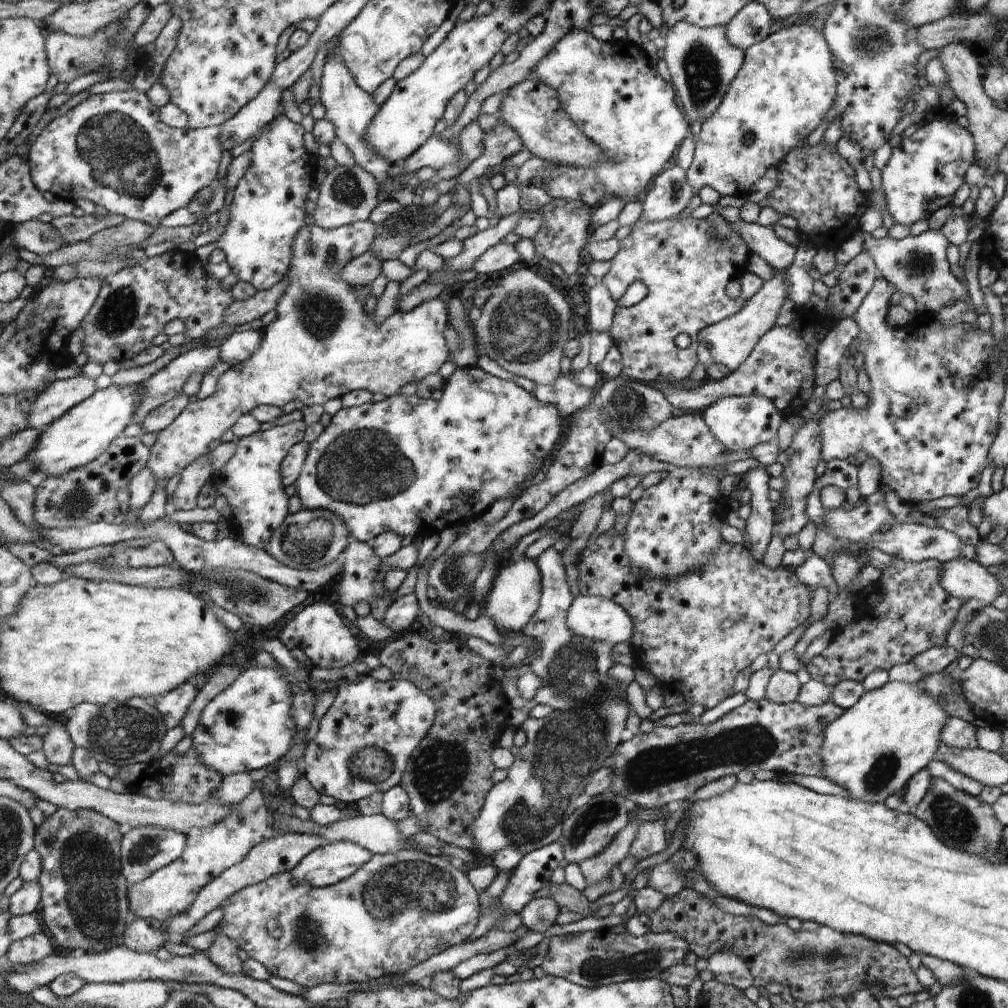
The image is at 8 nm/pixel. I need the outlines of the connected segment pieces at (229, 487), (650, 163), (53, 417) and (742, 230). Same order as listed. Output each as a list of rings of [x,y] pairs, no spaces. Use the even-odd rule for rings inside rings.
[[[294,421],[241,438],[236,454],[223,468],[216,471],[211,479],[218,494],[225,496],[230,502],[233,520],[246,544],[266,550],[272,532],[282,526],[289,515],[289,499],[278,472],[288,451],[303,440],[306,428],[304,421]]]
[[[589,26],[584,30],[574,30],[552,46],[552,50],[532,68],[527,78],[532,82],[552,86],[558,92],[562,110],[572,118],[576,128],[586,138],[590,138],[604,156],[610,158],[592,168],[546,162],[547,170],[542,176],[532,178],[529,184],[540,181],[543,184],[540,188],[544,188],[553,198],[582,201],[593,208],[609,198],[622,198],[624,202],[638,201],[638,194],[656,174],[664,170],[664,164],[674,156],[678,146],[690,134],[690,124],[674,100],[674,88],[654,70],[644,49],[628,39],[602,41],[594,37]]]
[[[82,375],[71,379],[60,379],[47,386],[32,408],[30,426],[36,430],[44,431],[70,413],[71,409],[92,398],[98,390],[98,382]]]
[[[742,219],[738,224],[731,225],[748,248],[766,260],[773,270],[782,272],[792,265],[797,247],[776,237],[773,226],[744,222]]]

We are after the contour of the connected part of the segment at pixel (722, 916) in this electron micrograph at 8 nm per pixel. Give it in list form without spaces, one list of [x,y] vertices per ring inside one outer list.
[[[684,887],[678,894],[667,896],[653,912],[647,914],[655,933],[674,932],[689,944],[689,952],[698,958],[710,958],[716,952],[732,952],[742,958],[752,974],[756,988],[770,982],[788,986],[794,1000],[806,1004],[828,1002],[831,998],[848,1000],[863,986],[880,986],[888,998],[924,991],[908,958],[894,945],[874,942],[857,934],[842,934],[832,927],[821,926],[812,931],[794,932],[784,921],[768,925],[752,915],[734,915],[718,908],[707,896]]]

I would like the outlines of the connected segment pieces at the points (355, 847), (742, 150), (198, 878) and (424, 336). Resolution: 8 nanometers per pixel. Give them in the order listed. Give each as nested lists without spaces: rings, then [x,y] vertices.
[[[332,841],[312,850],[288,872],[296,878],[296,882],[308,882],[314,888],[322,888],[351,877],[373,857],[359,844]]]
[[[794,24],[790,28],[782,28],[772,34],[772,38],[764,38],[752,50],[748,50],[748,66],[740,70],[740,78],[736,78],[736,86],[732,86],[732,94],[724,98],[724,106],[719,106],[706,122],[701,125],[692,164],[686,171],[688,184],[697,192],[701,187],[710,186],[721,195],[738,194],[738,184],[756,184],[764,178],[766,168],[780,164],[786,160],[800,140],[822,122],[824,114],[830,110],[836,98],[836,74],[832,66],[832,54],[822,32],[806,26]]]
[[[254,788],[246,800],[236,805],[236,810],[230,818],[214,826],[198,826],[196,830],[190,830],[188,849],[182,858],[130,888],[130,906],[134,914],[138,914],[140,918],[166,922],[168,918],[188,912],[205,886],[239,862],[244,862],[248,858],[250,848],[278,834],[273,822],[274,818],[265,805],[262,790]]]
[[[370,219],[353,222],[332,230],[324,230],[316,225],[302,226],[292,244],[292,263],[284,278],[288,278],[288,288],[278,300],[277,317],[263,327],[260,348],[242,364],[231,366],[219,380],[216,392],[212,396],[190,403],[190,406],[178,417],[178,420],[159,433],[156,443],[151,447],[150,468],[154,470],[159,484],[166,484],[176,474],[198,461],[198,458],[214,452],[224,440],[224,434],[234,428],[236,423],[256,406],[274,405],[281,408],[289,401],[299,400],[306,406],[324,405],[332,398],[340,398],[346,392],[368,390],[371,394],[382,394],[386,398],[408,384],[423,380],[428,374],[436,377],[438,368],[448,360],[448,346],[444,340],[444,330],[448,328],[448,310],[440,300],[430,300],[412,310],[402,312],[396,308],[380,325],[376,325],[375,316],[364,310],[364,302],[358,300],[356,286],[340,278],[342,268],[353,257],[370,250],[376,238],[375,223]]]

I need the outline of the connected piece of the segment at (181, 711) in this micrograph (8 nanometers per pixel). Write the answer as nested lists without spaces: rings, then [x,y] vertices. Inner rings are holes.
[[[190,680],[186,684],[180,685],[180,688],[172,690],[170,694],[154,700],[155,705],[160,708],[160,712],[166,718],[168,730],[182,725],[184,718],[190,712],[190,706],[196,702],[198,694],[199,690],[196,688],[196,683]]]

